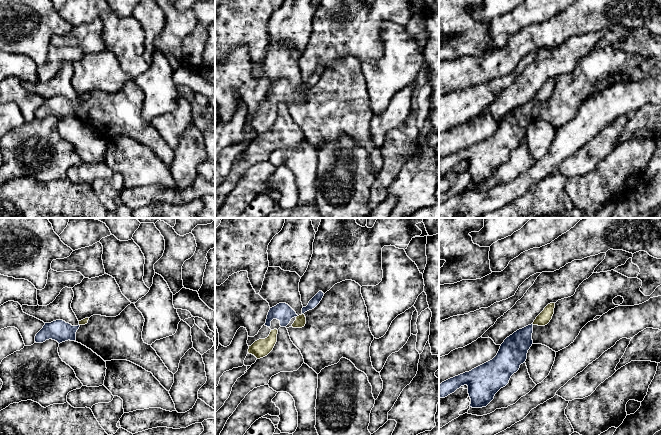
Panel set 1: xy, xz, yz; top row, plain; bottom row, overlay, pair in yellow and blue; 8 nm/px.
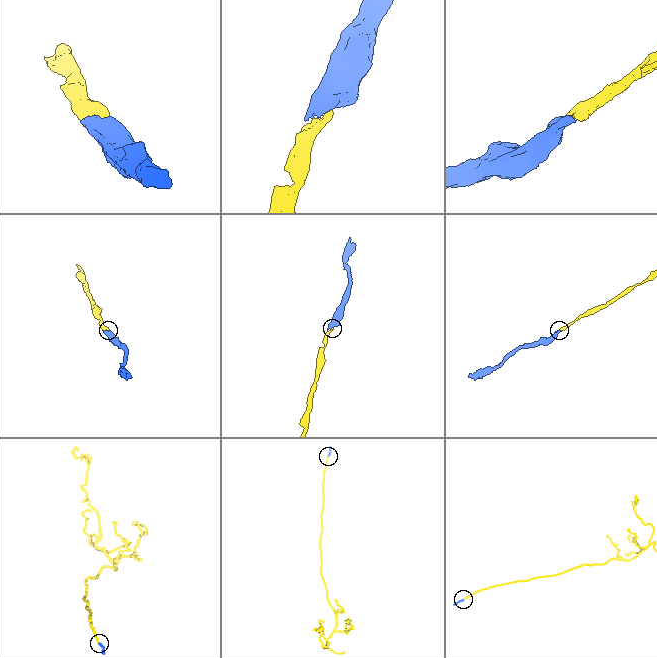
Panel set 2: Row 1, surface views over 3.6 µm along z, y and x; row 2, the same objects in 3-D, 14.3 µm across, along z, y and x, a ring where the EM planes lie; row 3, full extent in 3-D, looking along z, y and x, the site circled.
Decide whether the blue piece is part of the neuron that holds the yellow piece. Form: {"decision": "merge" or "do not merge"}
{"decision": "merge"}

